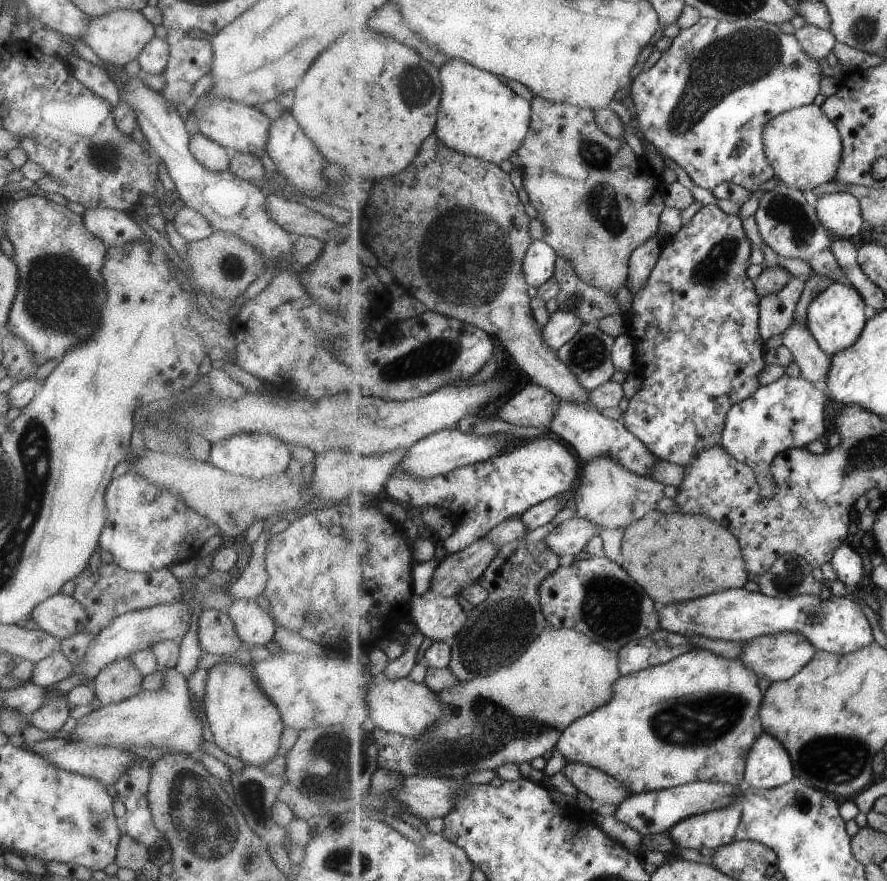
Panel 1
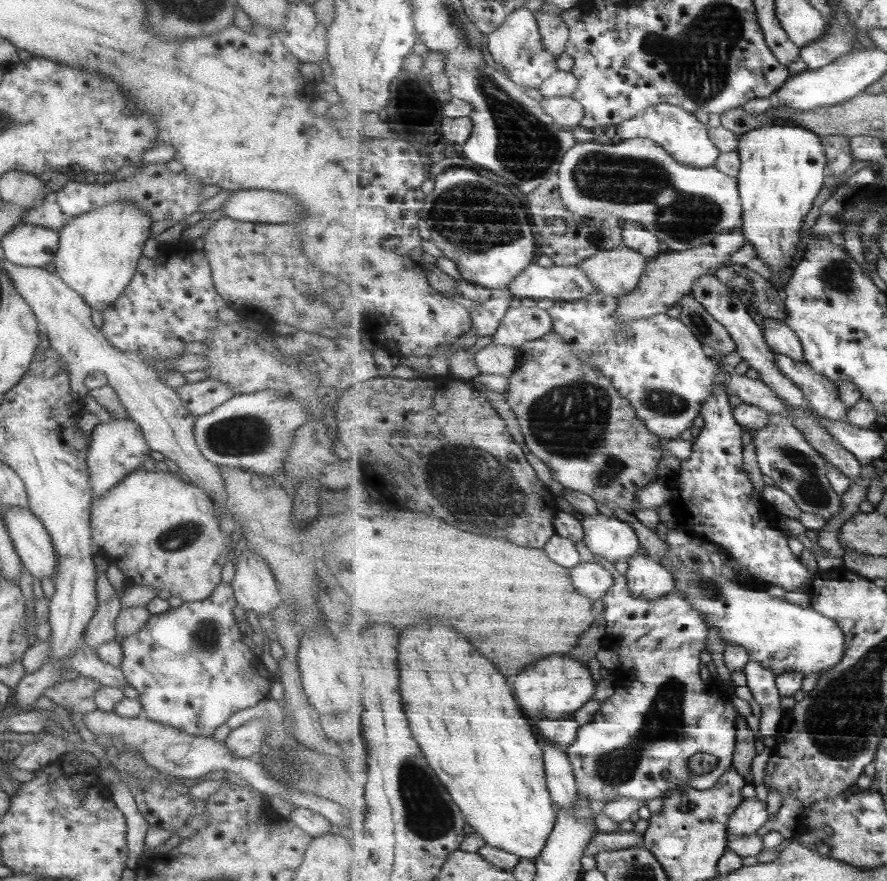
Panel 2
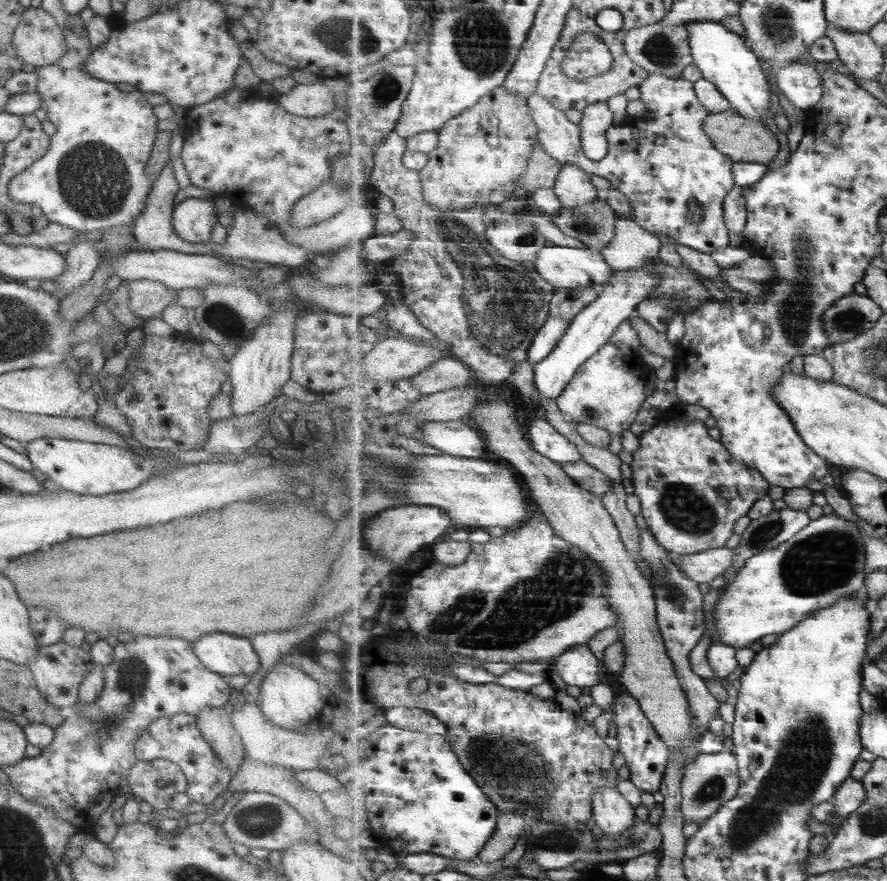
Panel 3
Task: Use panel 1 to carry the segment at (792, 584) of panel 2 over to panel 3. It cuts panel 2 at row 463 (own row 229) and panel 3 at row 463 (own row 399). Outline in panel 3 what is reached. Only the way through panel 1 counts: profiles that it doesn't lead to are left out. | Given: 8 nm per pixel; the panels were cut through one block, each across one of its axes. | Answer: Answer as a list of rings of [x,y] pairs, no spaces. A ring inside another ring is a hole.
[[[675,412],[665,424],[656,422],[651,432],[639,435],[641,448],[632,453],[633,461],[631,482],[635,494],[641,499],[642,514],[648,529],[652,531],[658,543],[676,554],[697,554],[711,548],[723,548],[733,536],[735,524],[747,516],[753,505],[770,496],[771,484],[761,471],[753,469],[743,461],[735,459],[733,453],[719,440],[709,436],[705,422],[695,419],[683,420],[681,412]]]

